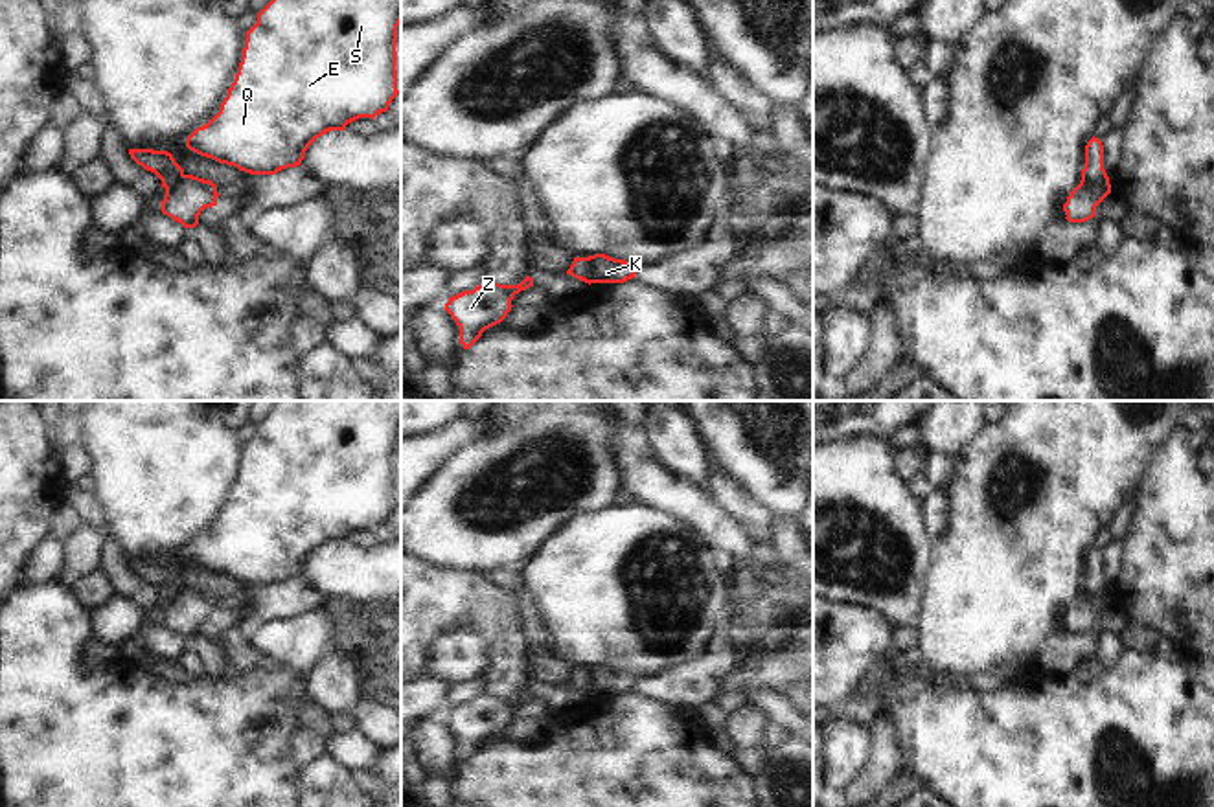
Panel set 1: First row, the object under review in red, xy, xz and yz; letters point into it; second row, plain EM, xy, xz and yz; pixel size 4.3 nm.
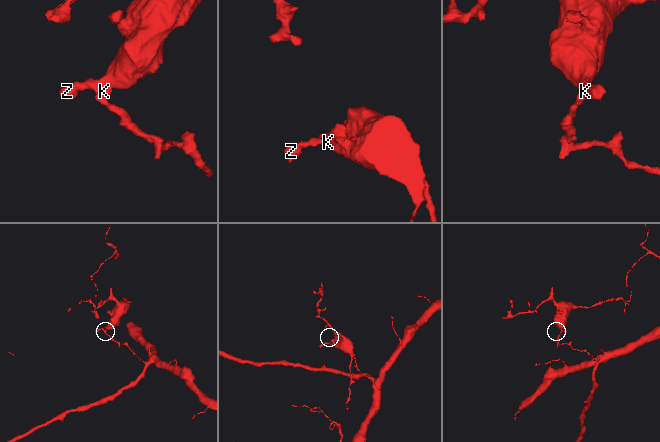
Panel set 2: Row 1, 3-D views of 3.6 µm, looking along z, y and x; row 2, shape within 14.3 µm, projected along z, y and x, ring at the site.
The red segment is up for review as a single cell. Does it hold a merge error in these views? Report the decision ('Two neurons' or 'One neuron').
Two neurons

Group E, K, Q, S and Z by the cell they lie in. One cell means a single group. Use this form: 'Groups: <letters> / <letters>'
Groups: E Q S Z / K

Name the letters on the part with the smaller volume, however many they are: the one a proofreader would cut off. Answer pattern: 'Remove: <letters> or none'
Remove: E, Q, S, Z

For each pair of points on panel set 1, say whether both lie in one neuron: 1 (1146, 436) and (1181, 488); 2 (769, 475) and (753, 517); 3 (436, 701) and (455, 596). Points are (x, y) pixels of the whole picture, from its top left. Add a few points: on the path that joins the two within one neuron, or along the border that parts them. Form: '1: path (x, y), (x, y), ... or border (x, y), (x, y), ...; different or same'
1: border (1185, 423), (1157, 451), (1139, 491); different
2: border (725, 473), (778, 517); different
3: border (427, 673), (420, 677); different

